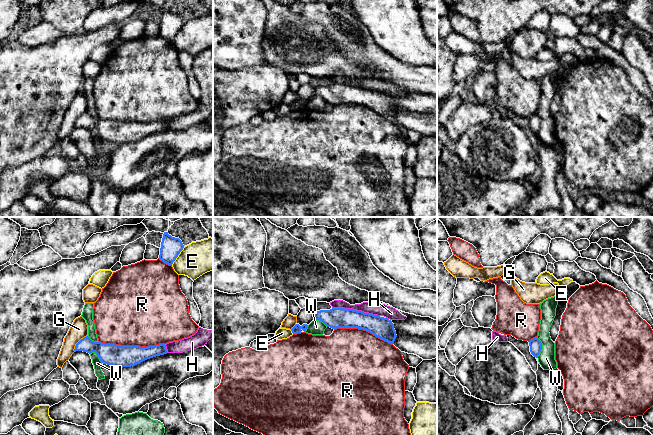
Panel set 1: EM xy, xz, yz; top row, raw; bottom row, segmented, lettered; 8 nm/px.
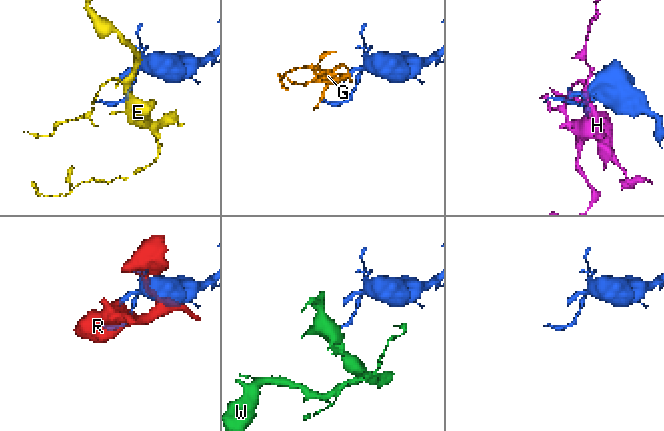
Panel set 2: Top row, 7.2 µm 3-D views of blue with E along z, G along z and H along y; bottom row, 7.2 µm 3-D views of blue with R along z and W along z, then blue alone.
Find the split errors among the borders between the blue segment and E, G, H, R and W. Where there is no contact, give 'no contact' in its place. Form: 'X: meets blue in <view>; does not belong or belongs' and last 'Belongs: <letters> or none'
E: meets blue in xy; does not belong
G: meets blue in xy; belongs
H: meets blue in xz; does not belong
R: meets blue in xy; does not belong
W: meets blue in yz; does not belong
Belongs: G

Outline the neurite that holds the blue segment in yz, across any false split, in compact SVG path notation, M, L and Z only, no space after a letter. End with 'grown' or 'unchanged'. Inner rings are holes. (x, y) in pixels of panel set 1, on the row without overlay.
M535 113L529 117L529 122L531 130L537 134L542 126L541 117L537 113Z | unchanged

